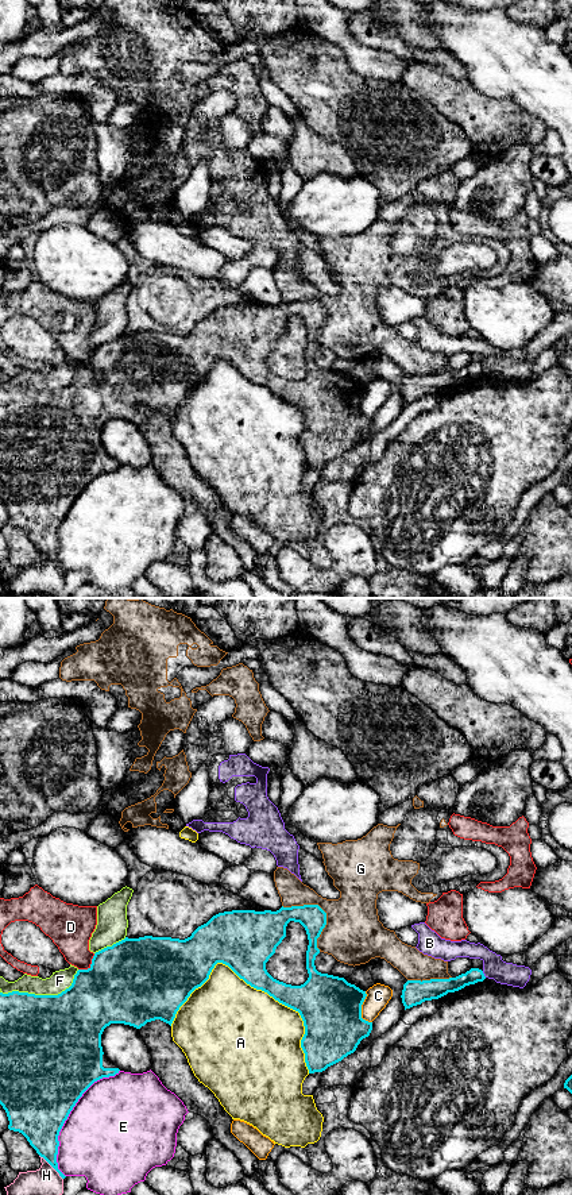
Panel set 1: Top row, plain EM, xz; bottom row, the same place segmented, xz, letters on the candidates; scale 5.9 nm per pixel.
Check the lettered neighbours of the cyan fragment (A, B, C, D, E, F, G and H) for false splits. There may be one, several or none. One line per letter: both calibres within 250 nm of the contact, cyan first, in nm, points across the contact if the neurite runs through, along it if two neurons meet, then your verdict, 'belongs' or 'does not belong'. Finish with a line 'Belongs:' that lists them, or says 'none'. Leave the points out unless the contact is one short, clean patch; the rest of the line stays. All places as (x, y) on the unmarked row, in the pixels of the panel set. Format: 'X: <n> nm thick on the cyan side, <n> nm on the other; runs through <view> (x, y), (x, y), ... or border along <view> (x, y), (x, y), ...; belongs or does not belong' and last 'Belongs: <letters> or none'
A: 300 nm thick on the cyan side, 500 nm on the other; does not belong
B: 90 nm thick on the cyan side, 140 nm on the other; border along xz (482, 366), (486, 372); does not belong
C: 360 nm thick on the cyan side, 140 nm on the other; does not belong
D: 480 nm thick on the cyan side, 260 nm on the other; does not belong
E: 480 nm thick on the cyan side, 500 nm on the other; does not belong
F: 500 nm thick on the cyan side, 120 nm on the other; does not belong
G: 160 nm thick on the cyan side, 360 nm on the other; does not belong
H: 240 nm thick on the cyan side, 180 nm on the other; does not belong
Belongs: none

